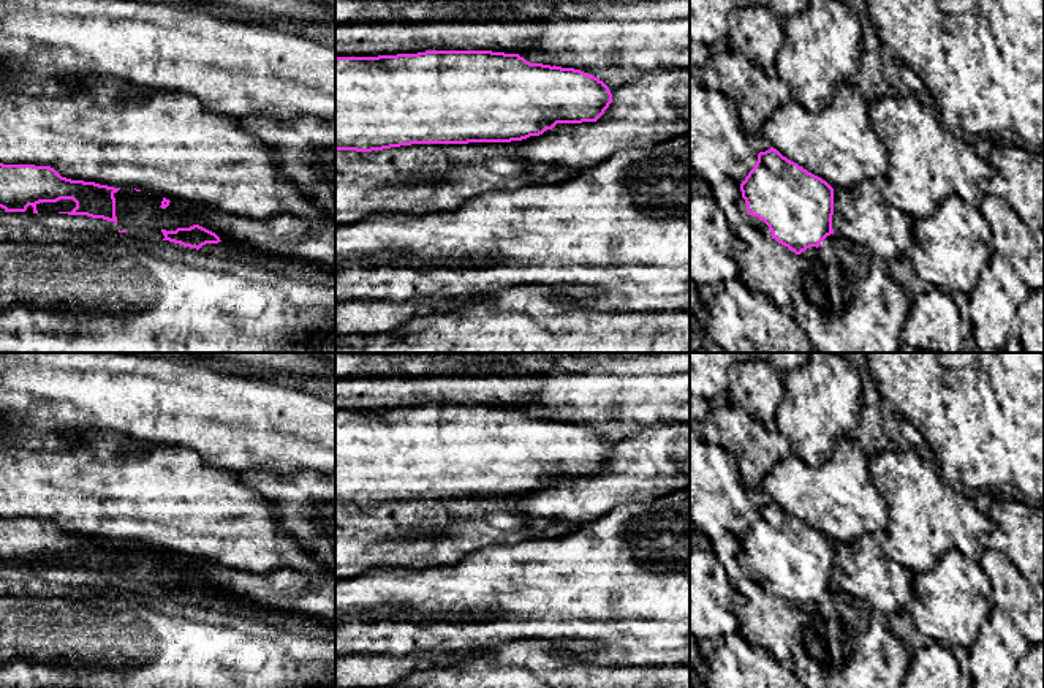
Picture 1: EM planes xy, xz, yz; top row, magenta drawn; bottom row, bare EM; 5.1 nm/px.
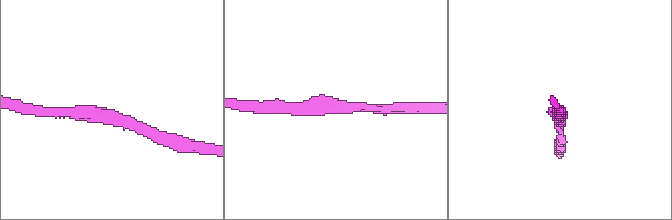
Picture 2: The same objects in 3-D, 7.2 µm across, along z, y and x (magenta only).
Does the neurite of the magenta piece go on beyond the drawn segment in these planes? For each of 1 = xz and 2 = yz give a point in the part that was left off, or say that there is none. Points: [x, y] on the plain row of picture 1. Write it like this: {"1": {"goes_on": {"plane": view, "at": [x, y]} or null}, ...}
{"1": {"goes_on": null}, "2": {"goes_on": null}}

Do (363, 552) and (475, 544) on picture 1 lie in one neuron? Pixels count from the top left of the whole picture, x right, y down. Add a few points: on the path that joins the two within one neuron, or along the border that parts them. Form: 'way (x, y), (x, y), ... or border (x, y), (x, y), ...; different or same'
way (391, 544), (446, 544); same

